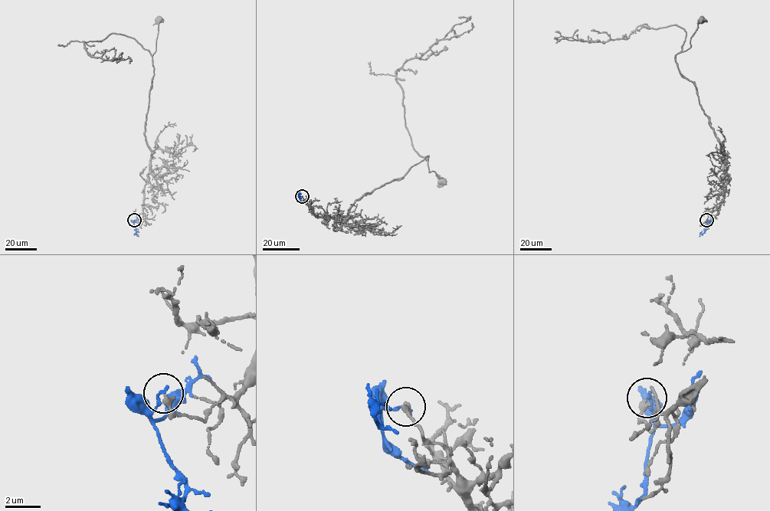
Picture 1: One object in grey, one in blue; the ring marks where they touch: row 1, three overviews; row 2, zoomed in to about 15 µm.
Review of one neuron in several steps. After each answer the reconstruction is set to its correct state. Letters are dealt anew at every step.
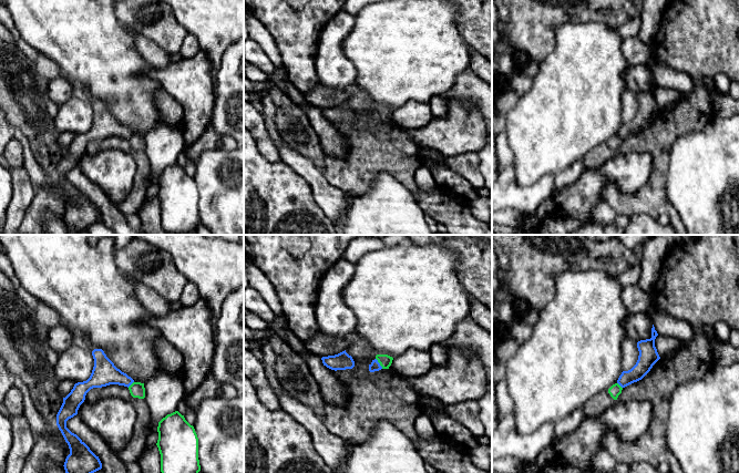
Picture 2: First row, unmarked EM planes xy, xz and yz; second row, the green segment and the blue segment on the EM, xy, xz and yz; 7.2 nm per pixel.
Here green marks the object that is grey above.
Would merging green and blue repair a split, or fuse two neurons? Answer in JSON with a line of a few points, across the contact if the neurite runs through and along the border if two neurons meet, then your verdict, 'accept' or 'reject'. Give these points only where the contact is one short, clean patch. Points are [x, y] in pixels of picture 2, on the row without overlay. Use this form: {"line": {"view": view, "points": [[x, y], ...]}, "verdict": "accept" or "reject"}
{"line": {"view": "xz", "points": [[376, 110], [382, 120]]}, "verdict": "reject"}

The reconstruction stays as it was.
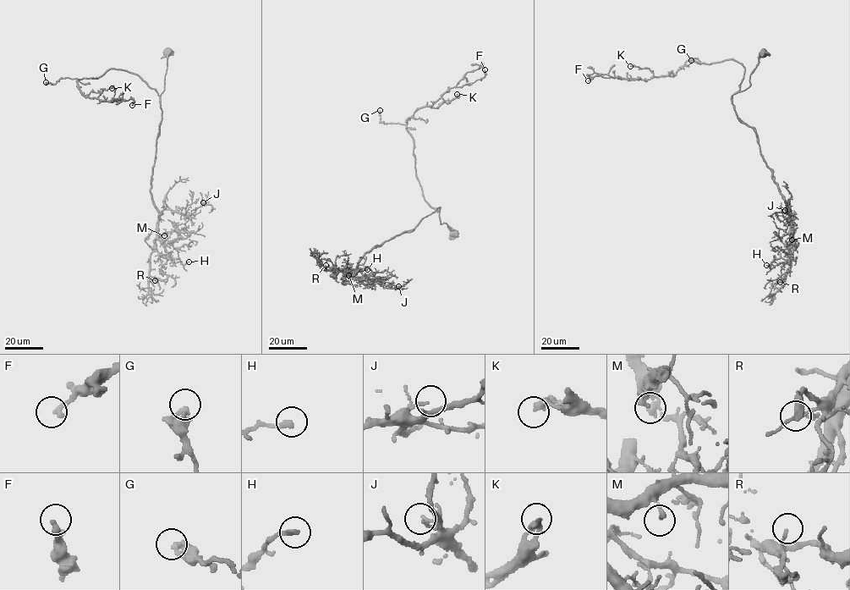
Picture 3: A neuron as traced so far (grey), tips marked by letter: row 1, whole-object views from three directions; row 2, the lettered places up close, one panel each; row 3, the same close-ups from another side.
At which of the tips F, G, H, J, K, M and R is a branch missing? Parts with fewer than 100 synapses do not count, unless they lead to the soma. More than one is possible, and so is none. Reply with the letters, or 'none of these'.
none of these

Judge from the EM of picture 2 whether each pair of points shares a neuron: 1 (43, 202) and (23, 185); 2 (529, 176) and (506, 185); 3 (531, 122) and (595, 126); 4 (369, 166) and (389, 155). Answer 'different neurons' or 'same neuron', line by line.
1: different neurons
2: different neurons
3: same neuron
4: same neuron

